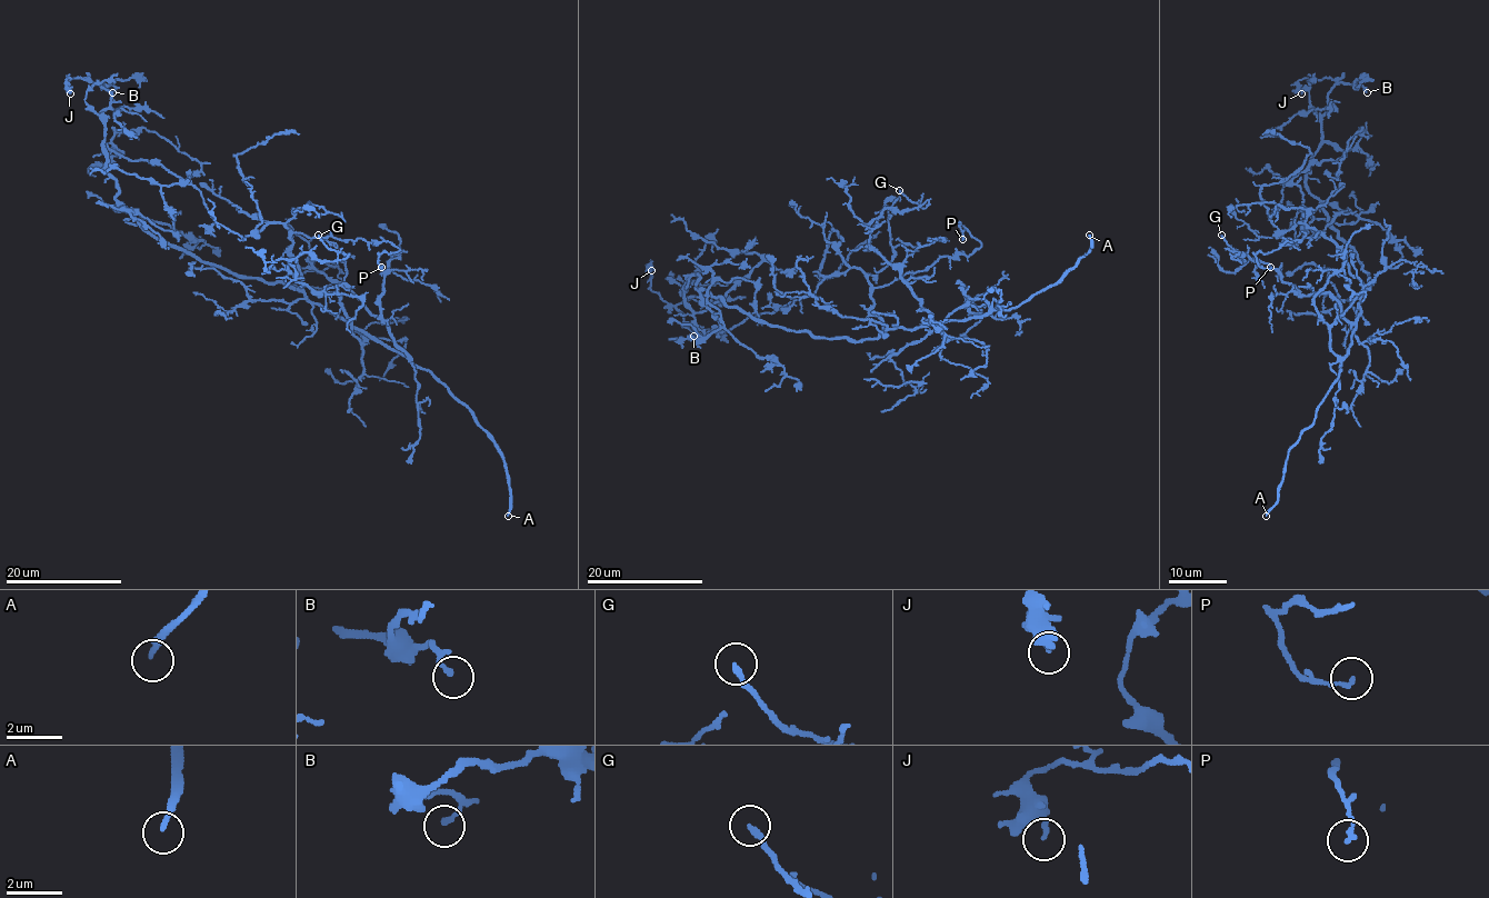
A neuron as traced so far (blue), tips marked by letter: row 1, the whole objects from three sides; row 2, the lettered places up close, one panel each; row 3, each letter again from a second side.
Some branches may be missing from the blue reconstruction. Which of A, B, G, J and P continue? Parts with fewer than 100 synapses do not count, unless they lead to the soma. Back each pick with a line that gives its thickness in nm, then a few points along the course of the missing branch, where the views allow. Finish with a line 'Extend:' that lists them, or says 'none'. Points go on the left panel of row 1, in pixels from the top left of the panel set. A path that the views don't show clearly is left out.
A: 190 nm thick; missing branch runs (508, 516), (510, 538), (506, 554), (531, 579), (543, 580), (565, 545)
Extend: A

